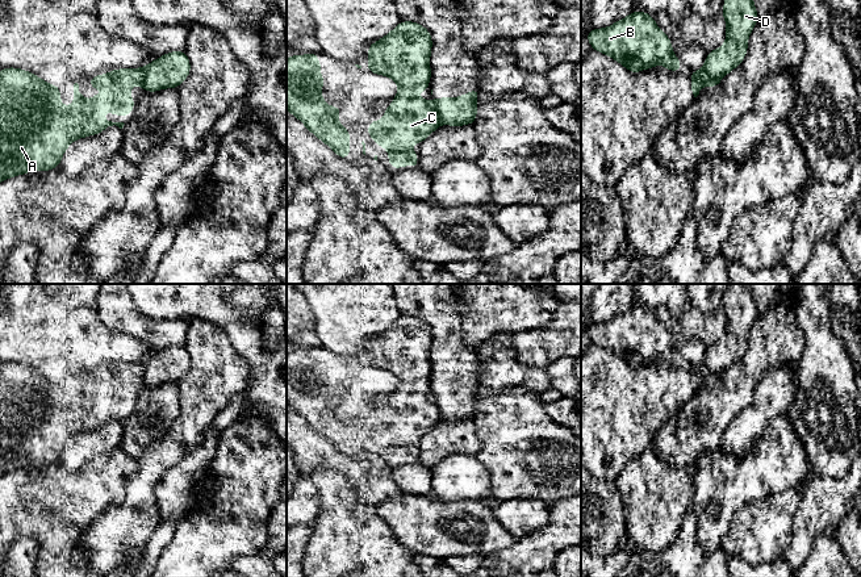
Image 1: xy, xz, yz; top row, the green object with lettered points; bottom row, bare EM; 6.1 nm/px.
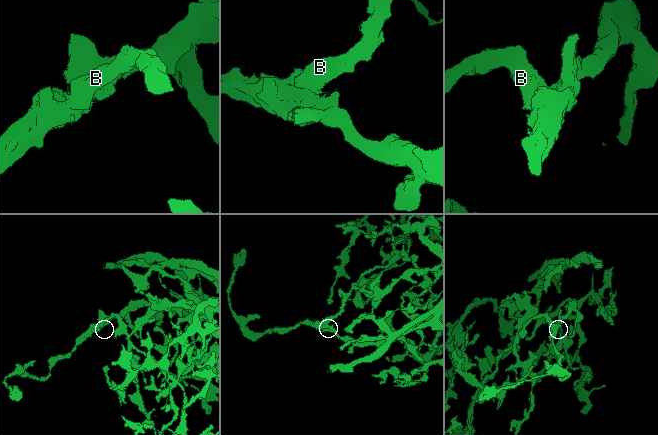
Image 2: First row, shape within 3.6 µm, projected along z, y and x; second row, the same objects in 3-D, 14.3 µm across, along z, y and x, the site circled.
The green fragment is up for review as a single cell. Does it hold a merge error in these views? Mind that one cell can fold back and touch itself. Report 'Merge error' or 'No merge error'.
Merge error

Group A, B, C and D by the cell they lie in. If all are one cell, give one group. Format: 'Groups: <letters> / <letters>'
Groups: A B C / D

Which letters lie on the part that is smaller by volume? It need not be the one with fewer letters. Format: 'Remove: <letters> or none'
Remove: A, B, C

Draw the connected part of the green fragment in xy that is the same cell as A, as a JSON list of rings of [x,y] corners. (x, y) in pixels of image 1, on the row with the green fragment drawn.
[[[8,67],[0,70],[0,181],[32,171],[50,171],[59,166],[66,149],[76,139],[96,135],[109,126],[124,127],[124,122],[106,121],[92,110],[112,112],[121,117],[134,112],[134,99],[129,95],[131,85],[143,85],[142,68],[110,70],[106,75],[93,75],[89,85],[113,88],[101,96],[93,95],[87,101],[74,84],[74,105],[60,105],[60,87],[49,85],[45,79],[26,70]]]

